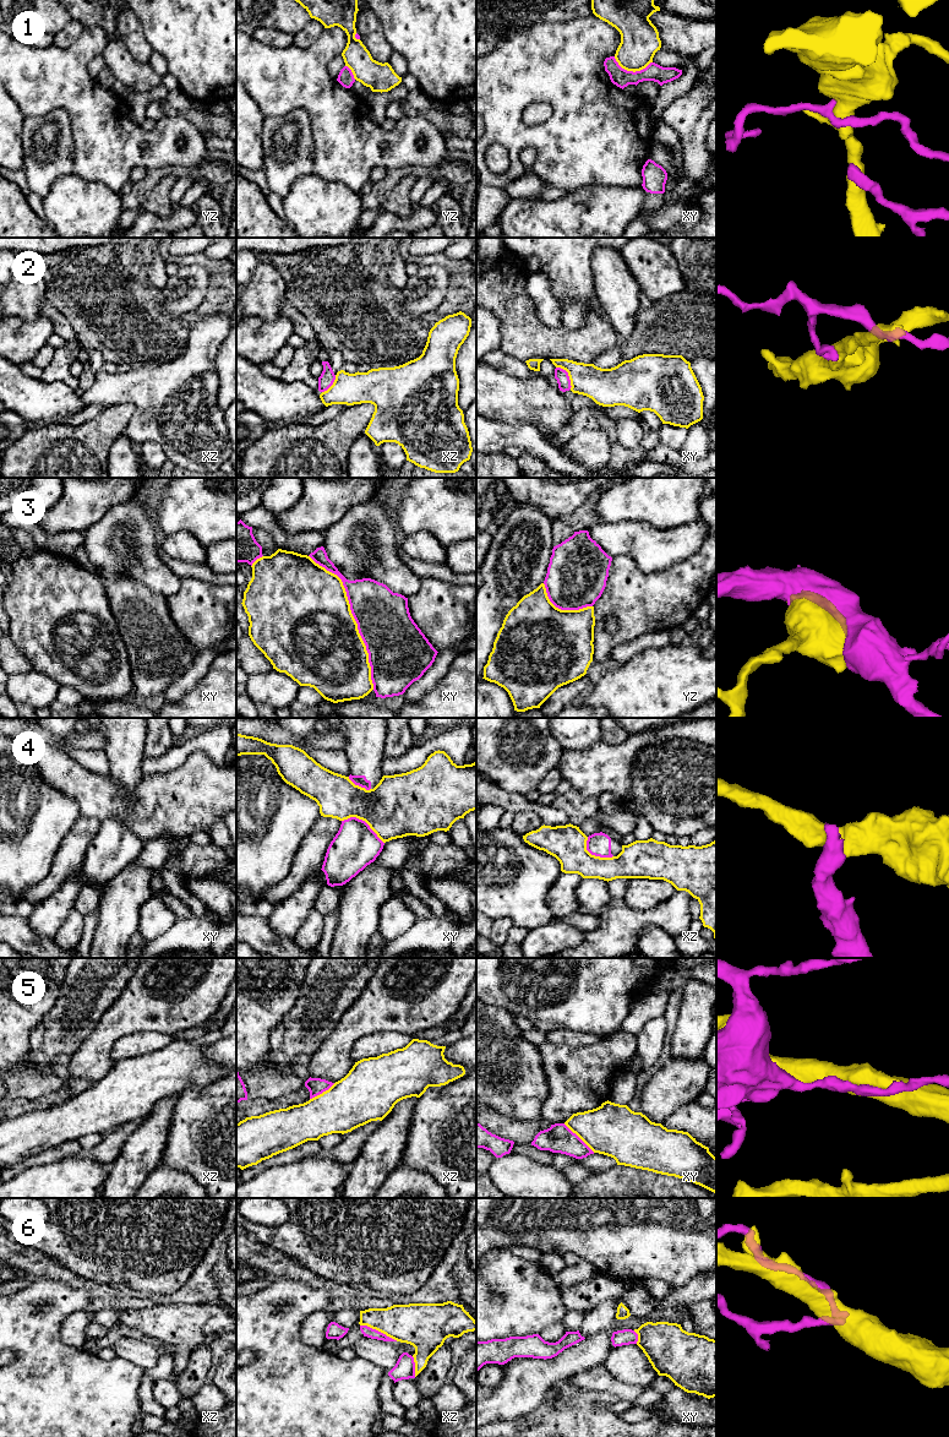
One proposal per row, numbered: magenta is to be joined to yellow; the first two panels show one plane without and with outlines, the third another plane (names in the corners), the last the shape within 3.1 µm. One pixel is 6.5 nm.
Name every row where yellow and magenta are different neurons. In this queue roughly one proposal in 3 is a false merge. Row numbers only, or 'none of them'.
1, 2, 3, 4, 5

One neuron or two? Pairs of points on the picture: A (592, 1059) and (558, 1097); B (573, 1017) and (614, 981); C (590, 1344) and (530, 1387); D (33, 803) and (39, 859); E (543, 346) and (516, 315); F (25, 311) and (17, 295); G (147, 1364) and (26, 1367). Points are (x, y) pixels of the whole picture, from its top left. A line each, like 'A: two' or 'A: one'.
A: one
B: one
C: one
D: one
E: one
F: one
G: two

